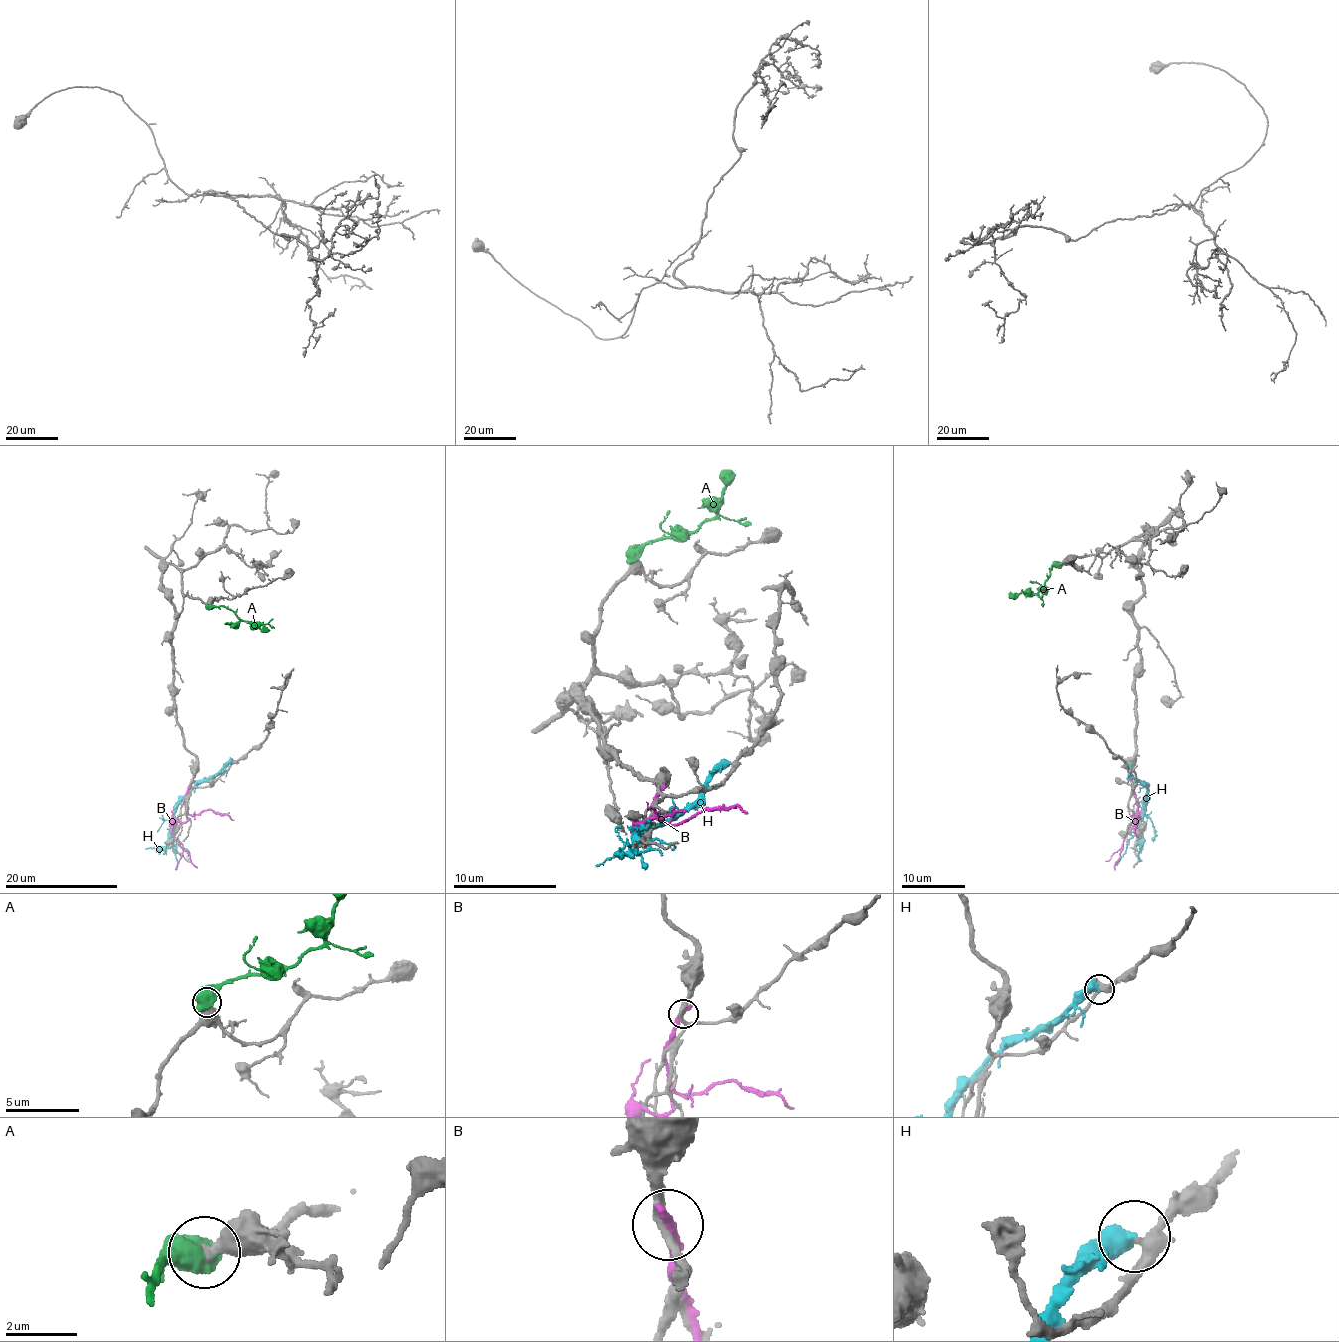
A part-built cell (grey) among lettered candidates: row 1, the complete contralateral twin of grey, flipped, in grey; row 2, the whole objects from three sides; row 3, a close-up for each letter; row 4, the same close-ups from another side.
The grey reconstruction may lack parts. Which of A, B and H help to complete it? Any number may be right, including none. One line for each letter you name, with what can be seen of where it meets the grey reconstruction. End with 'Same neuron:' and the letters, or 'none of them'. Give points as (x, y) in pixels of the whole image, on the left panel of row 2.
A: (209, 606)
Same neuron: A

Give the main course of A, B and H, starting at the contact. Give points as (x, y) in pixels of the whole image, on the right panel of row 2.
A: (1059, 564), (1053, 567), (1044, 587), (1037, 593), (1011, 593), (1008, 597)
B: (1131, 779), (1137, 813), (1131, 818), (1135, 818), (1114, 869)
H: (1129, 769), (1129, 774), (1147, 789), (1138, 825), (1138, 834), (1142, 838), (1140, 845), (1136, 845), (1138, 861)

